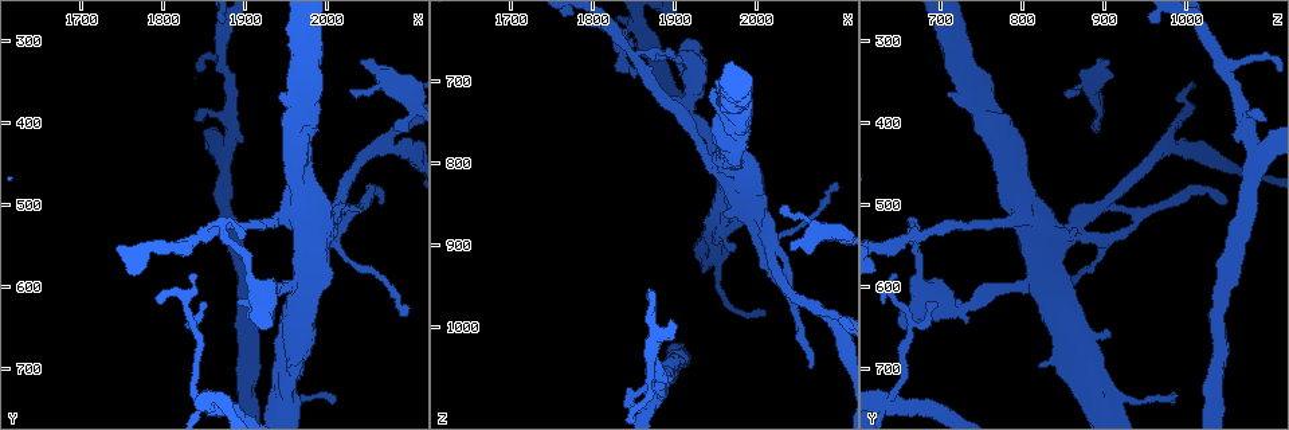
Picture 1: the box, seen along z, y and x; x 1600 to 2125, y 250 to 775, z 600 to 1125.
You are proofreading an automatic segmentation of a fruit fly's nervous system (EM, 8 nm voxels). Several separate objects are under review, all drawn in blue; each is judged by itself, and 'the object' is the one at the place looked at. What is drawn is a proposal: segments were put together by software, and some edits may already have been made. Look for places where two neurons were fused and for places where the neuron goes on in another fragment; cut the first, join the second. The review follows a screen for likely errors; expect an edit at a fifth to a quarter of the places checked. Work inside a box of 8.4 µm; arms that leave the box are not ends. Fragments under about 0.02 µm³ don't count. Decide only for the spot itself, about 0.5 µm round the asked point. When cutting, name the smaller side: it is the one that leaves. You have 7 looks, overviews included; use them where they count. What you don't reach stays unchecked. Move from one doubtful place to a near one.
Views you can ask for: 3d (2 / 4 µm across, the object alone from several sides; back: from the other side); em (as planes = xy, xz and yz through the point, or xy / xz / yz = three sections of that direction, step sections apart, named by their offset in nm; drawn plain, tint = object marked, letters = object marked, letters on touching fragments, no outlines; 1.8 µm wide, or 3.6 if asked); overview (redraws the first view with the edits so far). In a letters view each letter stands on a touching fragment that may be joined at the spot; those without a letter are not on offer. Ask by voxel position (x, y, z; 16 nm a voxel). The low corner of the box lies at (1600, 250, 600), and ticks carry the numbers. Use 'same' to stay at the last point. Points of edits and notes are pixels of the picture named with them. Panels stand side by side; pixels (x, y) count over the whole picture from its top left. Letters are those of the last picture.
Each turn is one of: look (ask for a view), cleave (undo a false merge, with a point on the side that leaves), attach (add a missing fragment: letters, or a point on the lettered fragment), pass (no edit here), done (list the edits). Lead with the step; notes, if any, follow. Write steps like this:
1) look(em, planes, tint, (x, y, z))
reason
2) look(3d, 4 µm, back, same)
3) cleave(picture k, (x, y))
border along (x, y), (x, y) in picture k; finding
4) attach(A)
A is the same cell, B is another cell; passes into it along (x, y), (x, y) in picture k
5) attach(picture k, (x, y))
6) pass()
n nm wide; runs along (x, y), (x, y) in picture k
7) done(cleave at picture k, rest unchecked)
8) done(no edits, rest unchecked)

look(3d, 4 µm, (1920, 625, 740))
thick turns thin

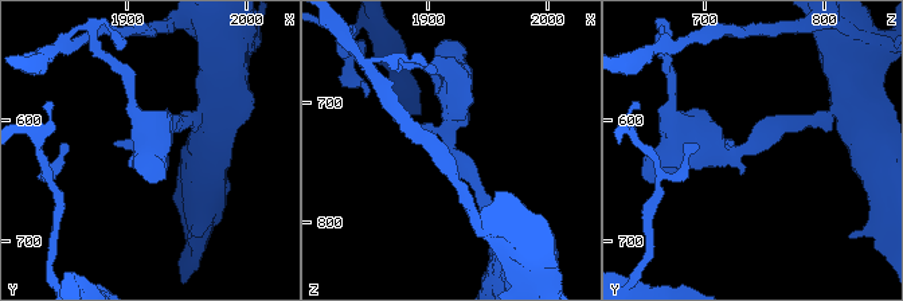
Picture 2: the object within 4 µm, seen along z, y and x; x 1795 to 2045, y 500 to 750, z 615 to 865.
look(em, planes, letters, (1916, 624, 738))
need the tissue

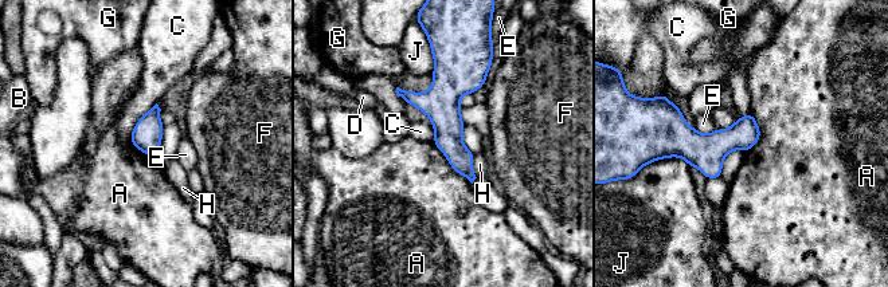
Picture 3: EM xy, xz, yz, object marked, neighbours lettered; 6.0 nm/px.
pass()
A, B, C, D, E, F, G, H and J are other cells; arms of 180, 440 nm; one neuron here

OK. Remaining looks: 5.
look(3d, 2 µm, back, (1950, 695, 820))
an open end

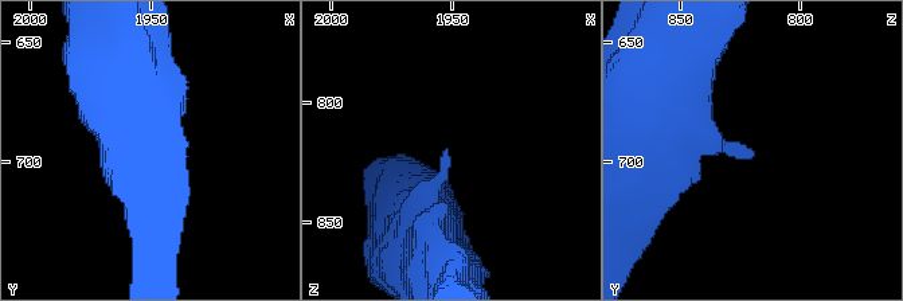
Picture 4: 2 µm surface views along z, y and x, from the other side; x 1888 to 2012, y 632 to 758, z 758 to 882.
look(em, 3.6 µm, planes, plain, (1952, 699, 821))

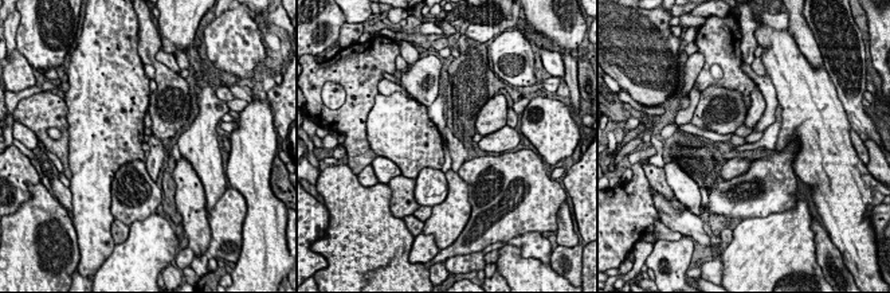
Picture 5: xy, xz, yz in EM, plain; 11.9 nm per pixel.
look(em, 3.6 µm, planes, letters, same)
what lies round it

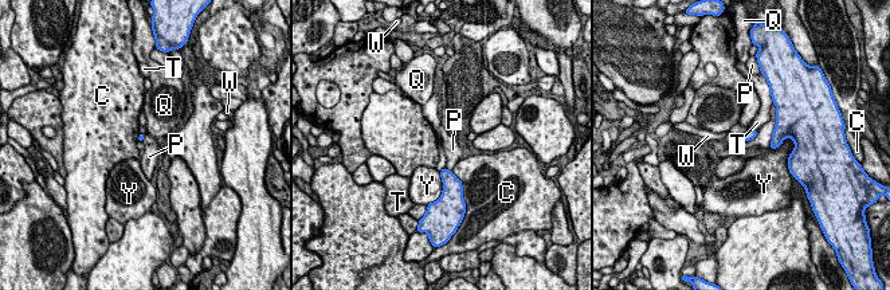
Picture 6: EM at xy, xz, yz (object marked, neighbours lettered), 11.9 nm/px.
pass()
C, P, Q, T, W and Y are other cells; border along (446, 167), (451, 171) in picture 6; no lettered fragment goes on from it

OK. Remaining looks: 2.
look(em, 3.6 µm, xz, step 16, tint, (1945, 510, 800))
calibre changes

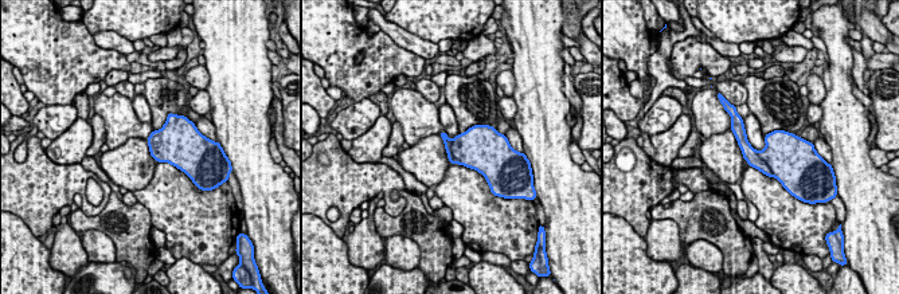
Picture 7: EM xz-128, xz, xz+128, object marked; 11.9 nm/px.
look(em, 3.6 µm, planes, letters, same)

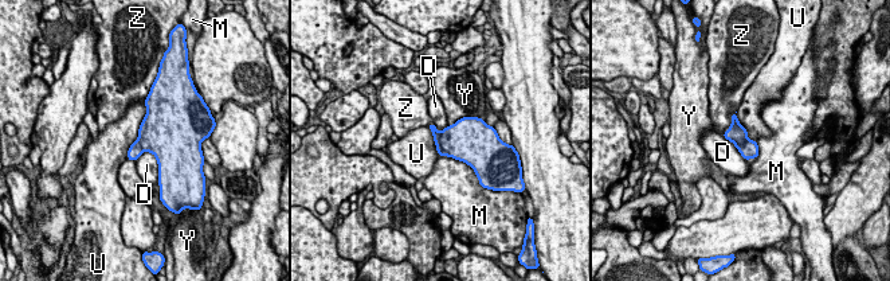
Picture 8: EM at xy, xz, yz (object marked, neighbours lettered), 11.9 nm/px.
cleave(picture 8, (436, 136))
240 nm wide; D, M, U, Y and Z are other cells; border along (439, 133), (439, 145), (447, 155) in picture 8; a second neuron is stuck on

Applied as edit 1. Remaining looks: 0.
done(cleave at picture 8, rest unchecked)

